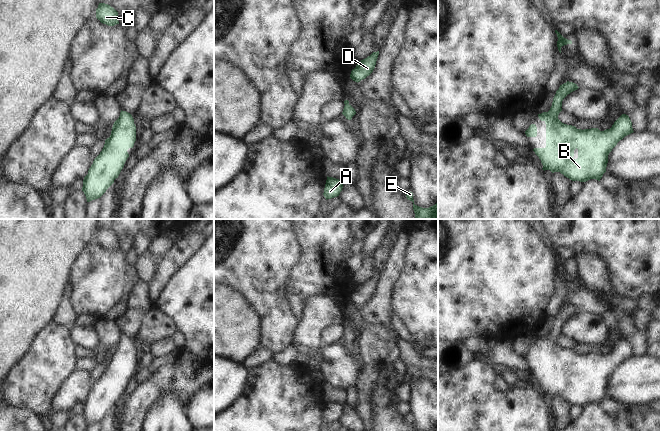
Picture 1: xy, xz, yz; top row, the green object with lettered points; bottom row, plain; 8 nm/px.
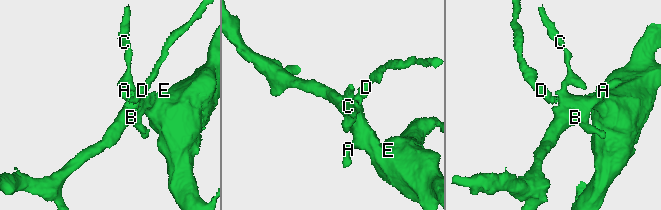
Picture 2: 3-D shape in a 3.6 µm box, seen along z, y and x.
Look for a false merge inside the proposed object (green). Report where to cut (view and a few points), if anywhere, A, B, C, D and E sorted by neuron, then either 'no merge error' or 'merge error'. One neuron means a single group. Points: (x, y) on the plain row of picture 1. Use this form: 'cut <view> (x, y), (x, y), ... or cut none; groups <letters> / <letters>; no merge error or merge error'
cut none; groups A B C D E; no merge error

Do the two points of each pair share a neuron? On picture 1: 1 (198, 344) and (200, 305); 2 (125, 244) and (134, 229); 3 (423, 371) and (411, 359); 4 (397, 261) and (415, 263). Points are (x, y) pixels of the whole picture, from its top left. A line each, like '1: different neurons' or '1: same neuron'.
1: same neuron
2: different neurons
3: same neuron
4: different neurons

